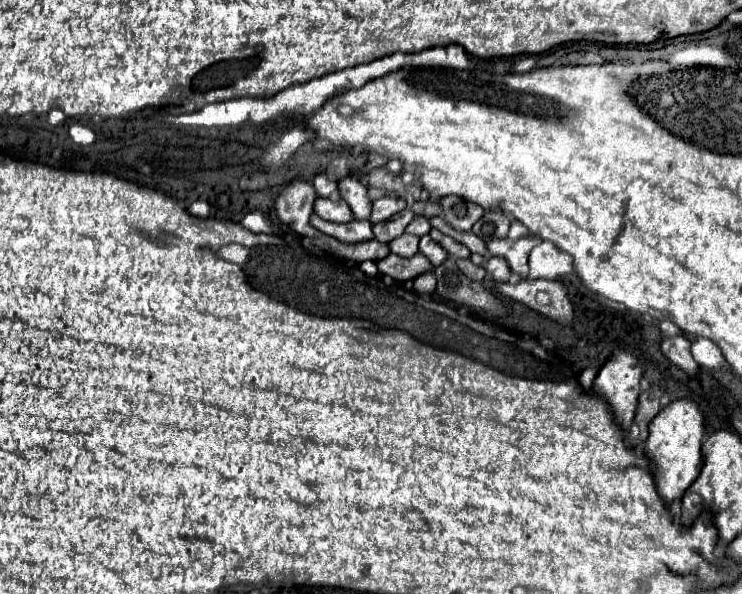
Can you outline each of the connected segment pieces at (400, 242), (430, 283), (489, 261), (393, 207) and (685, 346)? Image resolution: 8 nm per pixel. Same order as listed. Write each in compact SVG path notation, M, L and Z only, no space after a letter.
M402 234L400 238L392 240L390 244L390 252L392 254L398 254L398 256L404 256L404 258L410 258L418 252L418 236L412 236L412 234Z
M426 272L414 280L414 292L416 294L432 294L436 288L436 280L432 272Z
M472 254L472 262L478 266L484 266L494 276L494 280L498 280L498 282L508 282L508 278L510 278L510 266L506 264L506 260L498 258L498 256Z
M394 196L378 198L378 200L374 200L374 208L372 208L370 222L372 222L372 224L384 222L384 220L388 220L390 216L398 214L400 210L404 210L404 208L406 208L406 200L404 200L404 198L394 198Z
M682 334L678 336L664 336L662 340L662 352L666 358L670 358L678 368L682 368L688 374L698 374L698 364L690 354L690 340Z

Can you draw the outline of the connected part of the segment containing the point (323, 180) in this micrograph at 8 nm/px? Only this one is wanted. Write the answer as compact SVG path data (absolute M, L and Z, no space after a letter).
M316 174L316 178L314 178L314 188L316 188L318 196L330 198L330 196L338 190L338 184L336 184L334 180L328 180L326 174Z

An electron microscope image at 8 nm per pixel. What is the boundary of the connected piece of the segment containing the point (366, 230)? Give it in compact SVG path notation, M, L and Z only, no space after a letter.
M312 214L310 216L310 224L316 230L320 230L320 232L324 232L324 234L328 234L328 236L340 240L340 242L346 242L346 244L368 242L368 240L374 238L370 222L358 222L358 220L354 220L350 224L334 224L334 222L322 220L318 214Z

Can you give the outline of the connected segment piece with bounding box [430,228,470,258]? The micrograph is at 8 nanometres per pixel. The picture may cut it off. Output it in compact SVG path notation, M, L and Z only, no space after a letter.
M432 228L432 230L430 230L430 236L432 236L434 242L438 242L452 258L470 258L470 250L468 250L464 244L458 244L458 242L452 240L450 236L442 234L440 230Z

